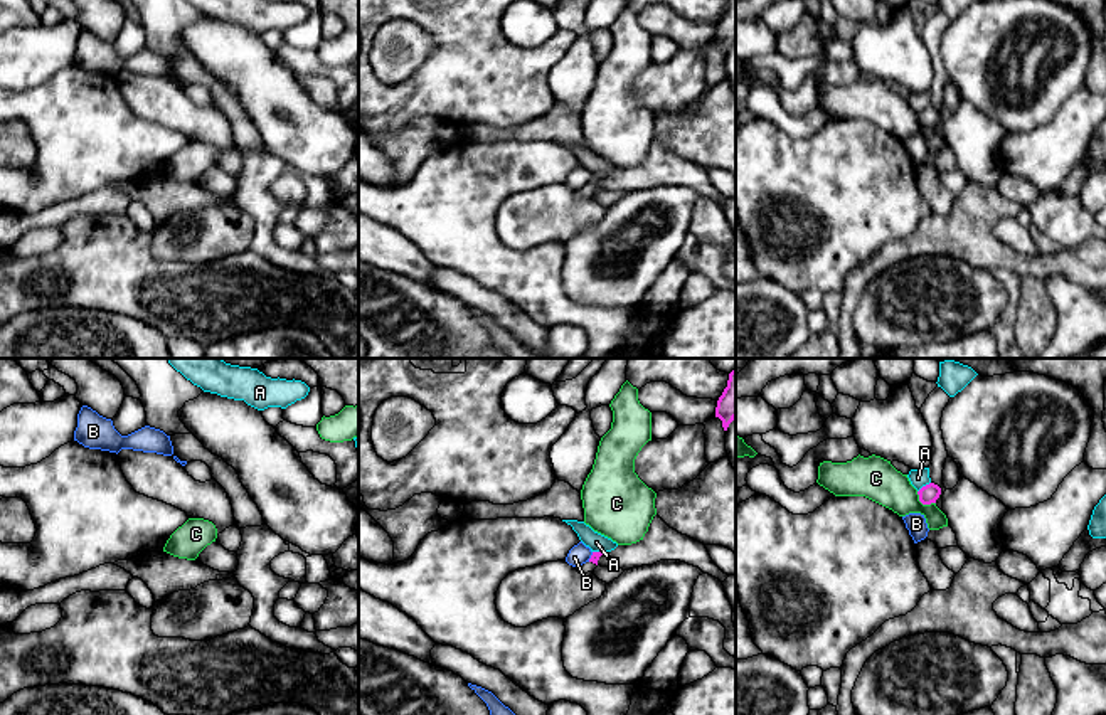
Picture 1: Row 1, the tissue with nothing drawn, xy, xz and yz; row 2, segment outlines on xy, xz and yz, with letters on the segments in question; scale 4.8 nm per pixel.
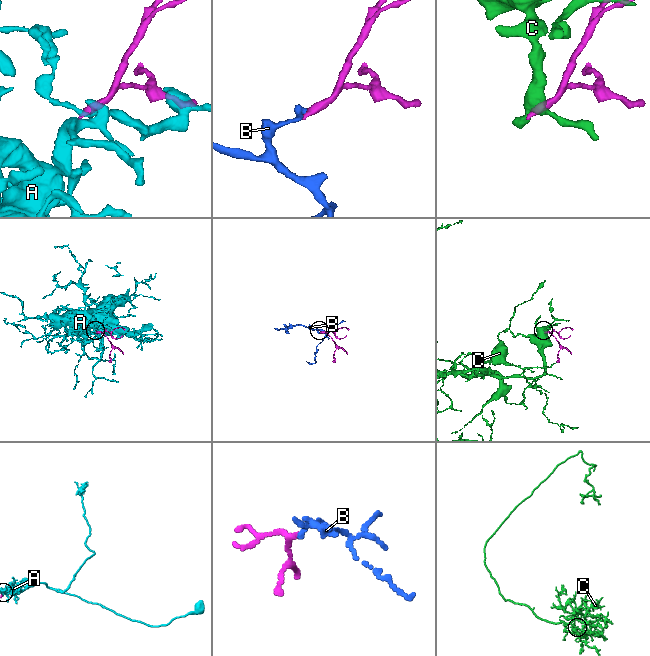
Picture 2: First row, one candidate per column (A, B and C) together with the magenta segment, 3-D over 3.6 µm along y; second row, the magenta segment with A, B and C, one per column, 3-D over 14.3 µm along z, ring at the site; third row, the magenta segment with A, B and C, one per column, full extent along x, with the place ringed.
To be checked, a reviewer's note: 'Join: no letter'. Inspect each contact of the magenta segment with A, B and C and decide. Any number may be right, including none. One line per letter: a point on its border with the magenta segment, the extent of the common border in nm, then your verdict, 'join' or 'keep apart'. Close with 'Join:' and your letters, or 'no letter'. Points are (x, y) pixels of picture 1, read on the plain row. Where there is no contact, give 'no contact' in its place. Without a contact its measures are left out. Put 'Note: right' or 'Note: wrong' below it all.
A: contact yz (923, 110); length 80 nm; keep apart
B: contact xz (591, 180); length 50 nm; keep apart
C: contact yz (923, 127); length 110 nm; keep apart
Join: no letter
Note: right

